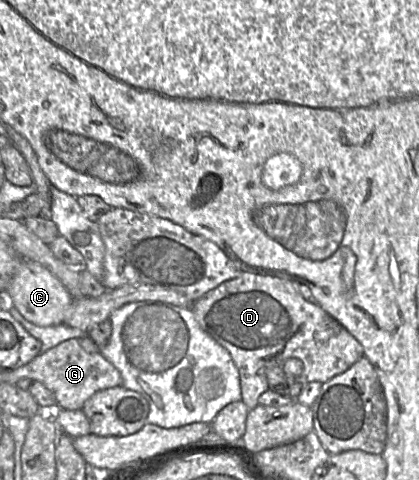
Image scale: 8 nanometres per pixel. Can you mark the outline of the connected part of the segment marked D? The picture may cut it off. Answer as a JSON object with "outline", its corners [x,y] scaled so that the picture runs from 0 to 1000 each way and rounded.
{"outline":[[[580,567],[468,625],[458,646],[480,685],[549,735],[570,775],[578,835],[594,852],[609,850],[618,825],[642,810],[635,765],[671,765],[680,748],[706,746],[721,754],[721,773],[711,785],[687,788],[690,800],[776,798],[823,775],[866,742],[862,717],[759,633],[730,627],[692,579]]]}

